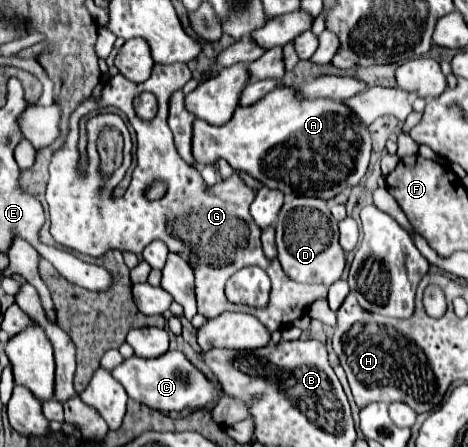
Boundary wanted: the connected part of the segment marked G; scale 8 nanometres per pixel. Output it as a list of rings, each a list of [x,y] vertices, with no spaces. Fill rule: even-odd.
[[[184,63],[156,65],[150,79],[144,83],[134,83],[124,75],[116,75],[104,83],[100,101],[94,101],[90,97],[72,113],[66,145],[54,153],[50,163],[50,181],[46,189],[46,201],[50,211],[50,233],[56,239],[56,243],[92,257],[104,255],[110,247],[140,255],[148,243],[160,239],[168,245],[170,251],[180,253],[180,257],[184,257],[194,267],[198,313],[202,313],[206,319],[214,319],[224,311],[246,311],[256,315],[262,323],[266,323],[270,331],[284,329],[284,325],[304,315],[308,303],[312,303],[318,297],[326,297],[328,289],[322,285],[296,283],[288,279],[288,275],[284,275],[278,259],[268,261],[264,257],[260,245],[260,229],[252,223],[248,213],[248,207],[256,197],[256,191],[248,189],[236,175],[208,189],[200,173],[180,159],[166,119],[168,119],[170,95],[174,91],[180,91],[190,79],[192,79],[192,71]],[[144,91],[154,93],[158,99],[158,113],[150,121],[140,119],[134,111],[134,99]],[[98,107],[116,107],[124,111],[128,115],[130,125],[136,129],[136,137],[138,137],[138,151],[136,151],[138,165],[132,173],[132,183],[128,191],[120,199],[114,199],[112,195],[102,195],[102,197],[90,195],[90,175],[76,171],[74,143],[78,143],[80,119],[90,111],[98,111]],[[154,179],[162,179],[168,183],[168,193],[160,201],[148,201],[142,195],[144,187]],[[248,265],[258,265],[266,269],[272,281],[270,301],[266,307],[236,305],[226,299],[224,293],[226,281],[238,269]]]

